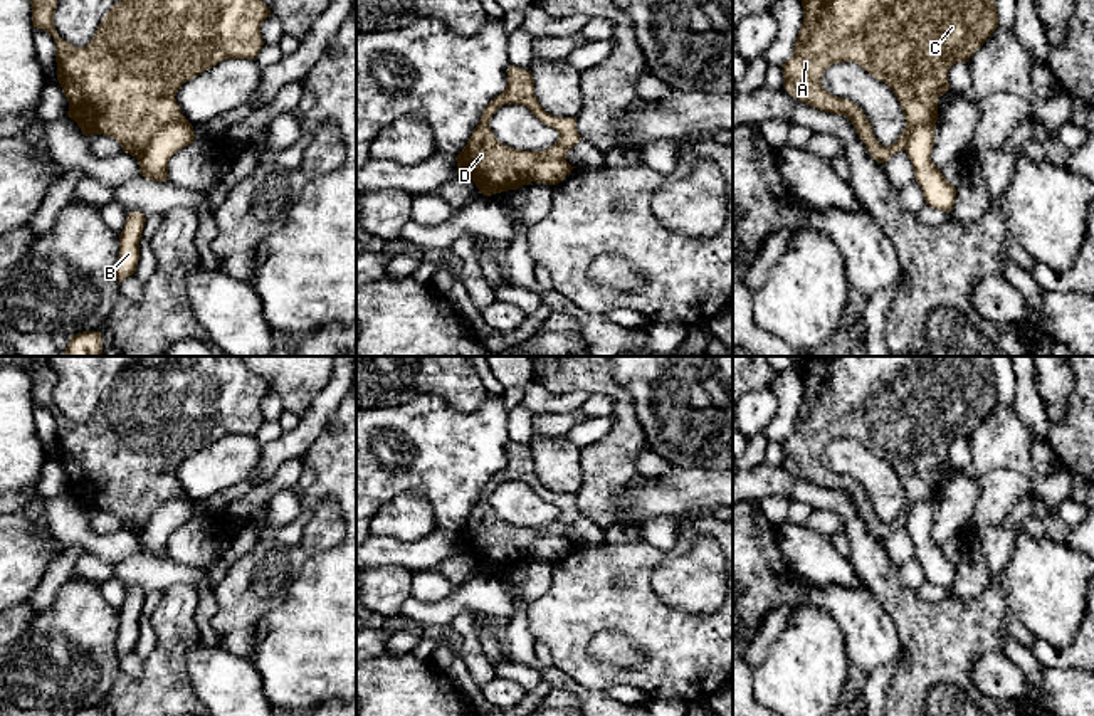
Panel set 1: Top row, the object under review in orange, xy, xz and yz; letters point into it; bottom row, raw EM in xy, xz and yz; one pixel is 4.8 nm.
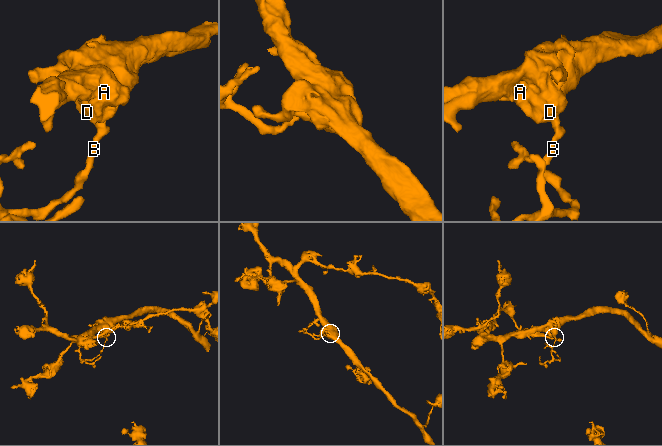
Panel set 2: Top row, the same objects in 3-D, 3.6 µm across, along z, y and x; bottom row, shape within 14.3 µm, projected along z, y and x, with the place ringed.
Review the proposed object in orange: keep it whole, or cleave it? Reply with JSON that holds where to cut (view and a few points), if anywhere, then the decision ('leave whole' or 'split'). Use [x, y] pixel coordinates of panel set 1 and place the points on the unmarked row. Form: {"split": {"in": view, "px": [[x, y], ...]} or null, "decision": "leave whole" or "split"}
{"split": {"in": "xy", "px": [[187, 498], [162, 501], [136, 533]]}, "decision": "split"}

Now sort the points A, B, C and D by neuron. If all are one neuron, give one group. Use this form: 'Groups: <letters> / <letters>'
Groups: A C D / B

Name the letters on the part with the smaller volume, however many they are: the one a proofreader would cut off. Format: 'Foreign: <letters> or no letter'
Foreign: B

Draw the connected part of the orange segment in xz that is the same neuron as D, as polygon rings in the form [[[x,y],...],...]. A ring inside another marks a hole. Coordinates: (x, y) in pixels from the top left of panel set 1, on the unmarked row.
[[[509,442],[506,466],[484,484],[471,516],[455,533],[457,550],[472,556],[479,570],[487,573],[518,566],[531,560],[529,548],[538,538],[566,536],[568,528],[580,516],[576,494],[558,494],[546,489],[534,472],[531,447]],[[504,481],[526,482],[541,499],[558,508],[558,518],[543,528],[514,526],[497,518],[489,499],[492,491]]]

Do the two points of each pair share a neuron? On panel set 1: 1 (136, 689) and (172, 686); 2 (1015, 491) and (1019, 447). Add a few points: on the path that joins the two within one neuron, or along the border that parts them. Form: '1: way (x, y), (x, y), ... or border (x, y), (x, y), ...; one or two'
1: way (145, 689), (163, 686); one
2: border (978, 478), (1014, 469), (1030, 491); two

